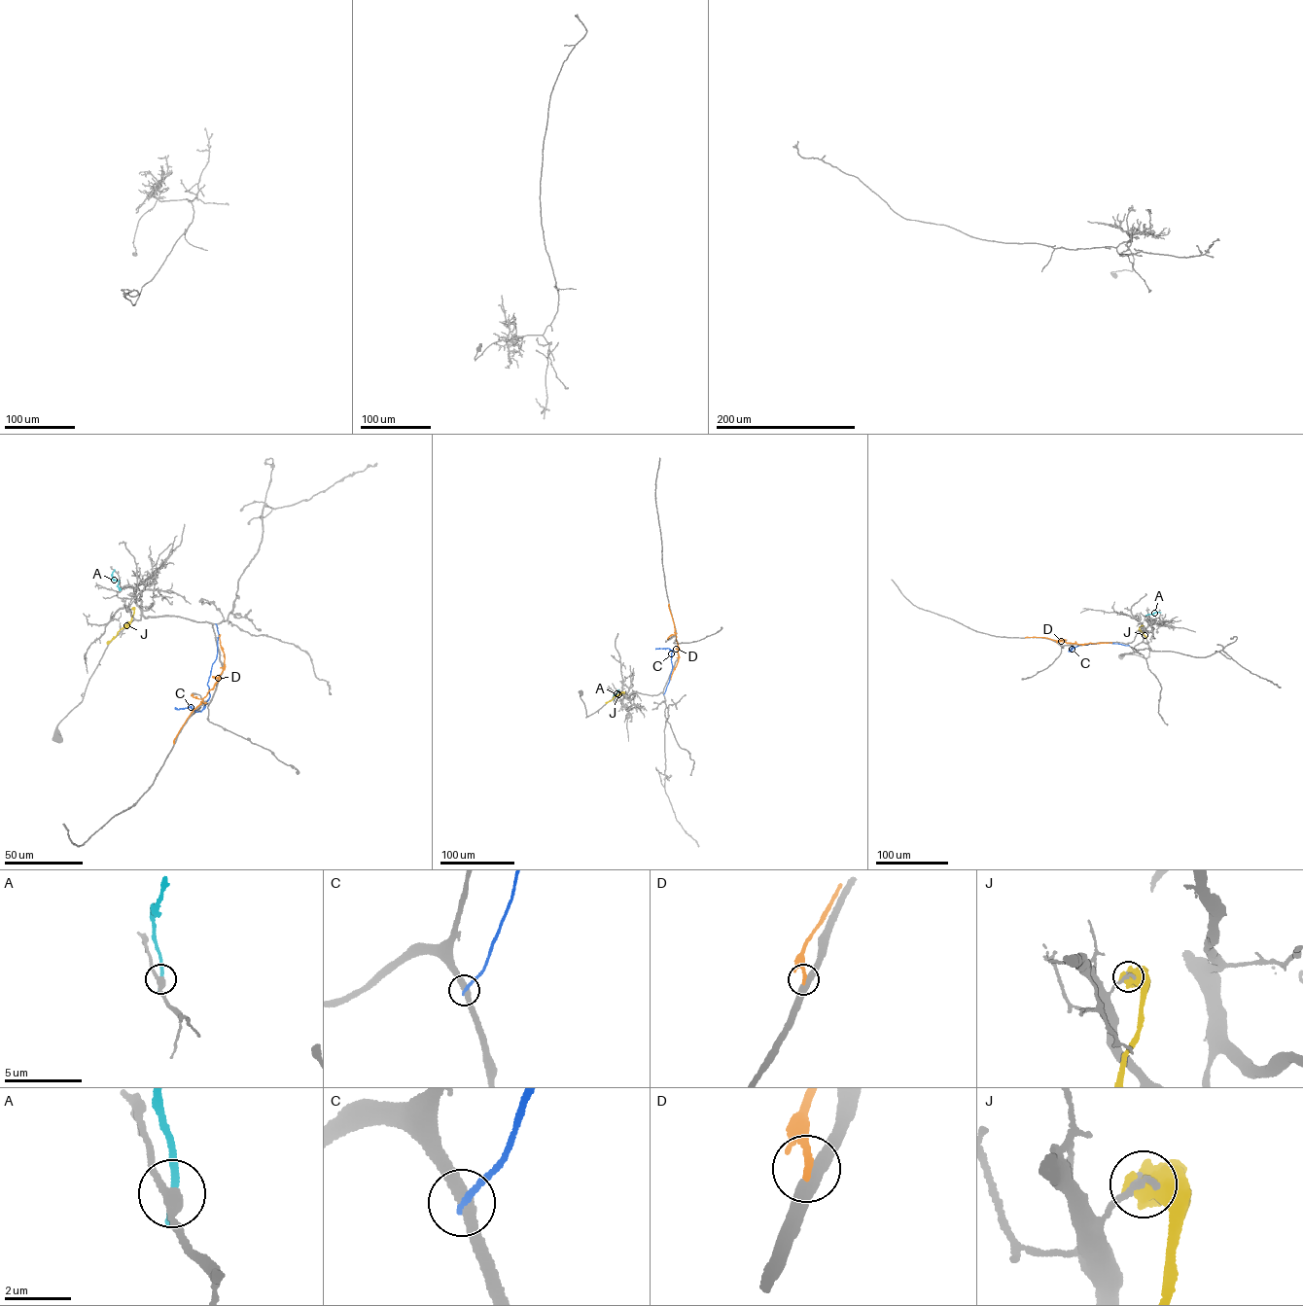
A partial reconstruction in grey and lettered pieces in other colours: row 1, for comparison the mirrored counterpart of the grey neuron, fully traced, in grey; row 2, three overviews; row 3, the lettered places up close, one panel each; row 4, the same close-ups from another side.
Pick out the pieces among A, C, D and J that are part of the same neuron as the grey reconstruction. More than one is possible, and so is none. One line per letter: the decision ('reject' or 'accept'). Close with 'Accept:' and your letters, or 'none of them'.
A: reject
C: reject
D: reject
J: reject
Accept: none of them

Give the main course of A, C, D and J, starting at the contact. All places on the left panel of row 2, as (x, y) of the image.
A: (114, 570), (112, 577), (119, 581), (121, 590)
C: (215, 623), (219, 634), (216, 657), (207, 685), (209, 697), (199, 711), (190, 707), (175, 707)
D: (174, 743), (191, 714), (212, 688), (225, 667), (220, 634)
J: (132, 608), (129, 624), (107, 644)

